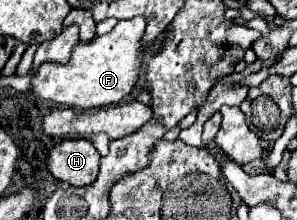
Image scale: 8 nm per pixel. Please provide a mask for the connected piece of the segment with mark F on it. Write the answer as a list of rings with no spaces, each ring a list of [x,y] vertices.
[[[134,17],[128,21],[118,21],[116,27],[92,41],[78,41],[72,47],[70,61],[64,63],[42,63],[36,73],[32,73],[30,93],[40,99],[50,99],[54,103],[64,103],[68,107],[106,107],[110,103],[122,101],[136,85],[138,69],[142,65],[138,51],[140,39],[144,35],[144,17]]]

